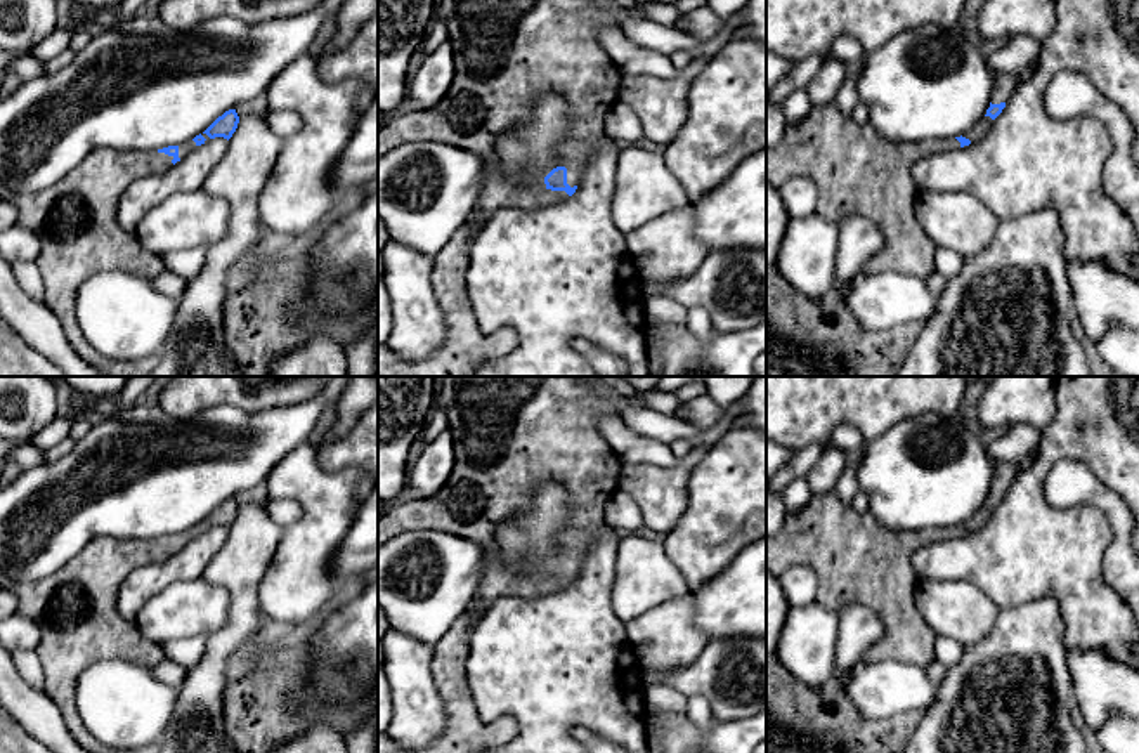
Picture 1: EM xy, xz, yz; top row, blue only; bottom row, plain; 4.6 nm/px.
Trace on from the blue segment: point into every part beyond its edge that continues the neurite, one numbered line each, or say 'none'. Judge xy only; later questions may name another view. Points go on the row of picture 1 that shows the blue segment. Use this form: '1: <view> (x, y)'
1: xy (75, 219)

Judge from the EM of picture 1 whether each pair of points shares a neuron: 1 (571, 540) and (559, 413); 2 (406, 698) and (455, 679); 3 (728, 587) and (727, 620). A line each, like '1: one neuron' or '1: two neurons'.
1: one neuron
2: two neurons
3: one neuron

